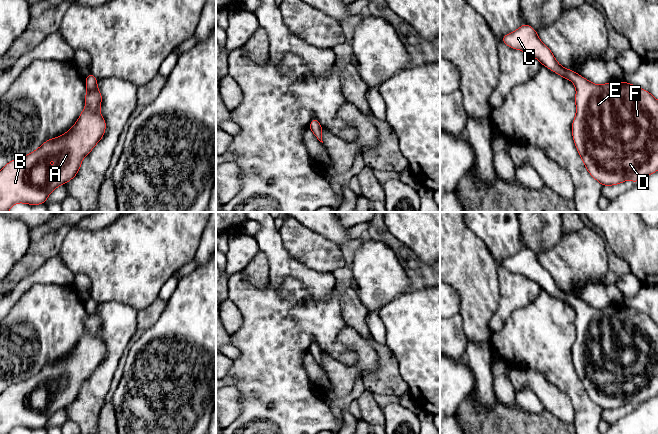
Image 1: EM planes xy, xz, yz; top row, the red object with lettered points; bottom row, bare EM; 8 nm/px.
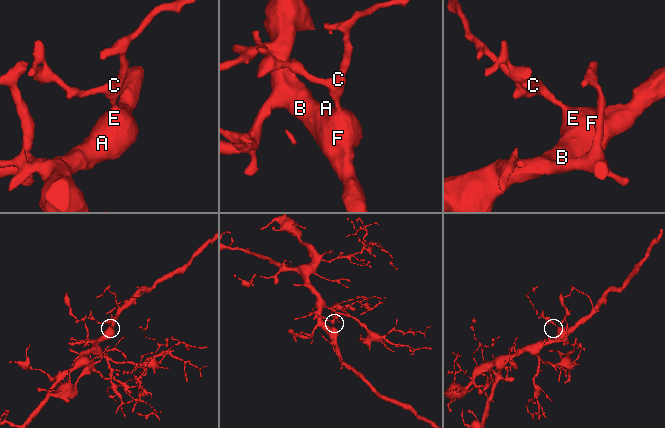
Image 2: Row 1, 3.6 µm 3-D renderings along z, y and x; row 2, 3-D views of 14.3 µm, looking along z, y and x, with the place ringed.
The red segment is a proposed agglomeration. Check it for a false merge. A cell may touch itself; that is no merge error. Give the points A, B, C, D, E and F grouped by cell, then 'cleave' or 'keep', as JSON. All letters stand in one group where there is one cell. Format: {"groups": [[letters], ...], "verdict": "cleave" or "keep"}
{"groups": [["A", "B", "C", "D", "E", "F"]], "verdict": "keep"}

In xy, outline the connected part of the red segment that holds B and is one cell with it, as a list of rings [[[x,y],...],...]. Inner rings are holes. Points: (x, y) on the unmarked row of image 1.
[[[90,297],[85,301],[87,318],[86,331],[80,338],[78,345],[63,359],[45,365],[37,374],[26,380],[7,387],[0,395],[0,434],[9,434],[16,427],[30,429],[45,428],[47,421],[58,410],[73,403],[87,378],[102,363],[106,346],[100,338],[102,318],[98,314],[97,302]],[[54,382],[56,390],[50,392],[48,384]]]

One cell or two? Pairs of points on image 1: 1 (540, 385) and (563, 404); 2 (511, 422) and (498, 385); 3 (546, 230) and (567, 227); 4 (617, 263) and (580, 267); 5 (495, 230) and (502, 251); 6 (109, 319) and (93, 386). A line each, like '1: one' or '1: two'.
1: one
2: two
3: two
4: two
5: one
6: one

